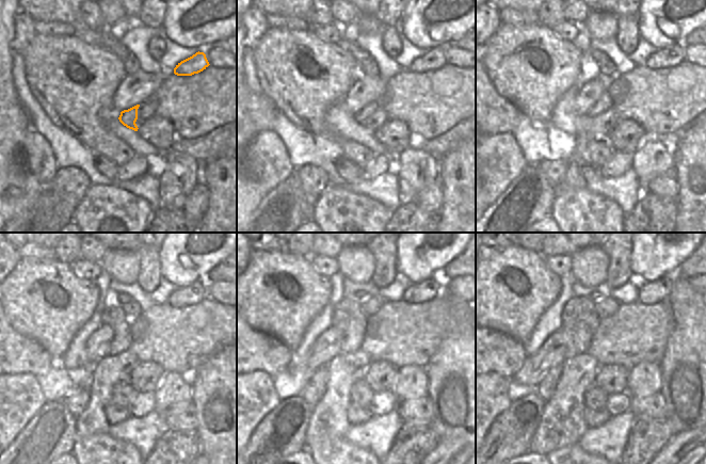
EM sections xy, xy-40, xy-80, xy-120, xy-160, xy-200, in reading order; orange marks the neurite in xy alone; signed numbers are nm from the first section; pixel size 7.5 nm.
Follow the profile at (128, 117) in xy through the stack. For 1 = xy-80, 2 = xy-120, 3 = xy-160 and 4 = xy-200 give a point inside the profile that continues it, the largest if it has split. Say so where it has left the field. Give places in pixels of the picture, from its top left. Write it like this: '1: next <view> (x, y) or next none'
1: next xy-80 (605, 102)
2: next xy-120 (114, 317)
3: next xy-160 (347, 317)
4: next xy-200 (579, 319)

